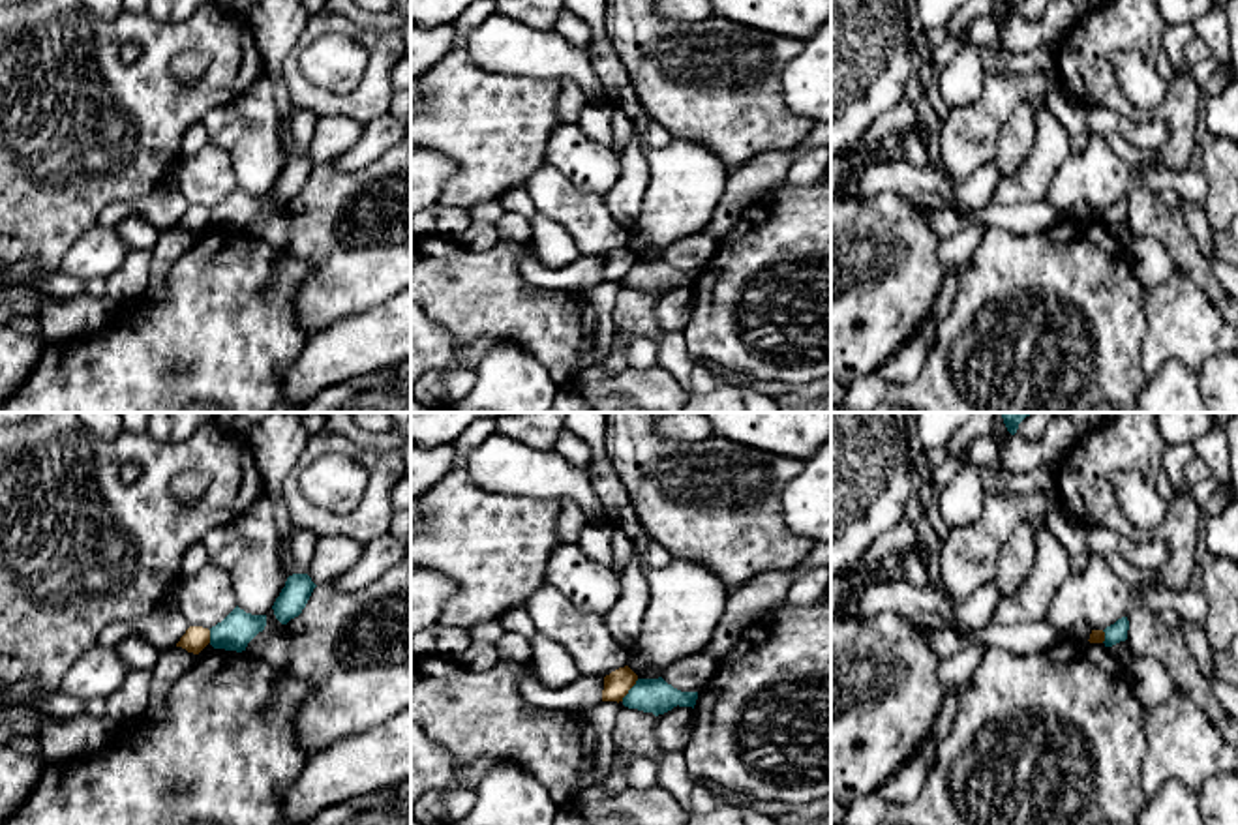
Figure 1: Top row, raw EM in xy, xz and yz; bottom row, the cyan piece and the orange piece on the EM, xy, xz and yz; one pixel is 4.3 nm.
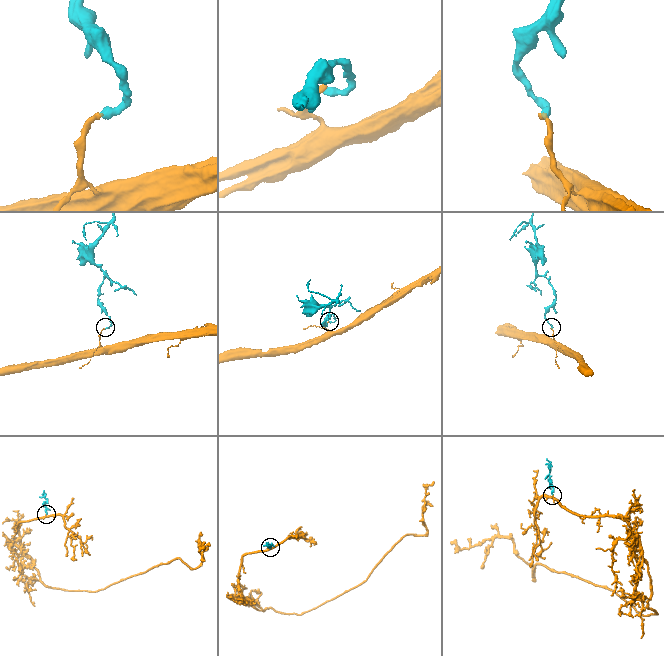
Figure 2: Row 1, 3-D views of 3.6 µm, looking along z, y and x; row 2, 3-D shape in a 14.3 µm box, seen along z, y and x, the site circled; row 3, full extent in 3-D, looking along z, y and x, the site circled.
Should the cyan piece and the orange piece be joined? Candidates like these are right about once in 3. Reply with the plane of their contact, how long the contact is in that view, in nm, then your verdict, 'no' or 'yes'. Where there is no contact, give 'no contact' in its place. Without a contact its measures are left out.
contact in xz; length 120 nm; no

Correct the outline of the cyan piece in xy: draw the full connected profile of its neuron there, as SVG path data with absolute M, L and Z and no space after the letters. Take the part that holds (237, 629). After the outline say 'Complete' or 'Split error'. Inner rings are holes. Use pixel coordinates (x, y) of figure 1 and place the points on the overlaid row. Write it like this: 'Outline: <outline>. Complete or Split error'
Outline: M236 606L221 622L210 628L210 645L242 652L264 626L266 615L251 615Z. Complete

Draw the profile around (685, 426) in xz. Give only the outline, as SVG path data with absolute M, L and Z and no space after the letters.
M664 412L655 420L655 431L688 442L713 437L713 428L703 412Z

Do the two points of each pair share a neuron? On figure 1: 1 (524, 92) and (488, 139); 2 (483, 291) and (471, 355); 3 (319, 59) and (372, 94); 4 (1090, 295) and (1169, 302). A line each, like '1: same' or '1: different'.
1: same
2: different
3: different
4: different

